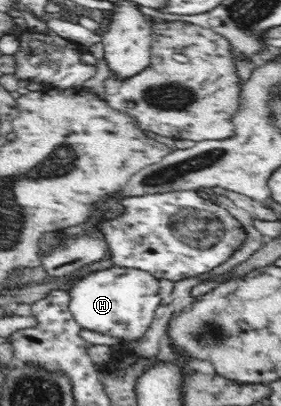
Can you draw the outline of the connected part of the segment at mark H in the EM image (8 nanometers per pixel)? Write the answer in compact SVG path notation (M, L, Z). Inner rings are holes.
M112 267L96 271L80 278L67 292L70 294L69 307L72 316L81 329L88 329L124 339L126 344L140 339L160 307L159 279L148 271L130 267Z

